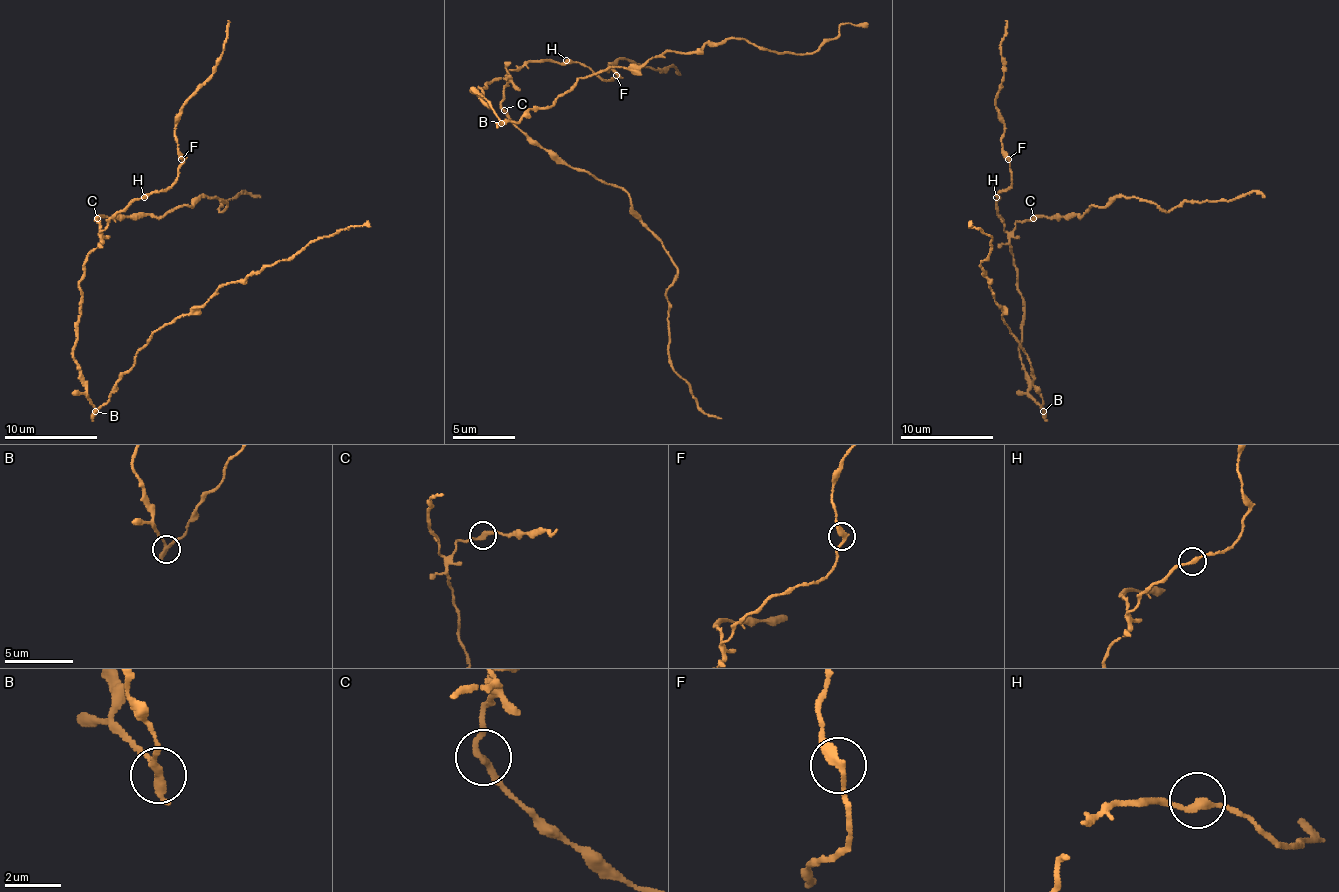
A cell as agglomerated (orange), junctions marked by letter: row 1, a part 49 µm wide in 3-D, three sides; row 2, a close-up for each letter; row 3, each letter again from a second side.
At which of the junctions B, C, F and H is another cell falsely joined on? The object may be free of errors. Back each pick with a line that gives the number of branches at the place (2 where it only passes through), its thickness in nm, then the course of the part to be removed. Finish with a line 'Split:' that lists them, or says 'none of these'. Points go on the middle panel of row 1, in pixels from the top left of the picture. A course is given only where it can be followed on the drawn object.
B: 2 branches meet; 280 nm thick; foreign part runs (501, 122), (666, 50), (741, 38), (816, 53), (841, 25), (869, 25)
Split: B

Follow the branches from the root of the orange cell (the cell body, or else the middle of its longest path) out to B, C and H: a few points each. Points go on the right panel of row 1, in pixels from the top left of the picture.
B: (1022, 328), (1022, 370), (1026, 374), (1029, 395), (1043, 412)
C: (1022, 328), (1024, 302), (1017, 288), (1017, 267), (1010, 248), (1010, 232), (1017, 222), (1033, 218)
H: (1022, 328), (1024, 302), (996, 197)

